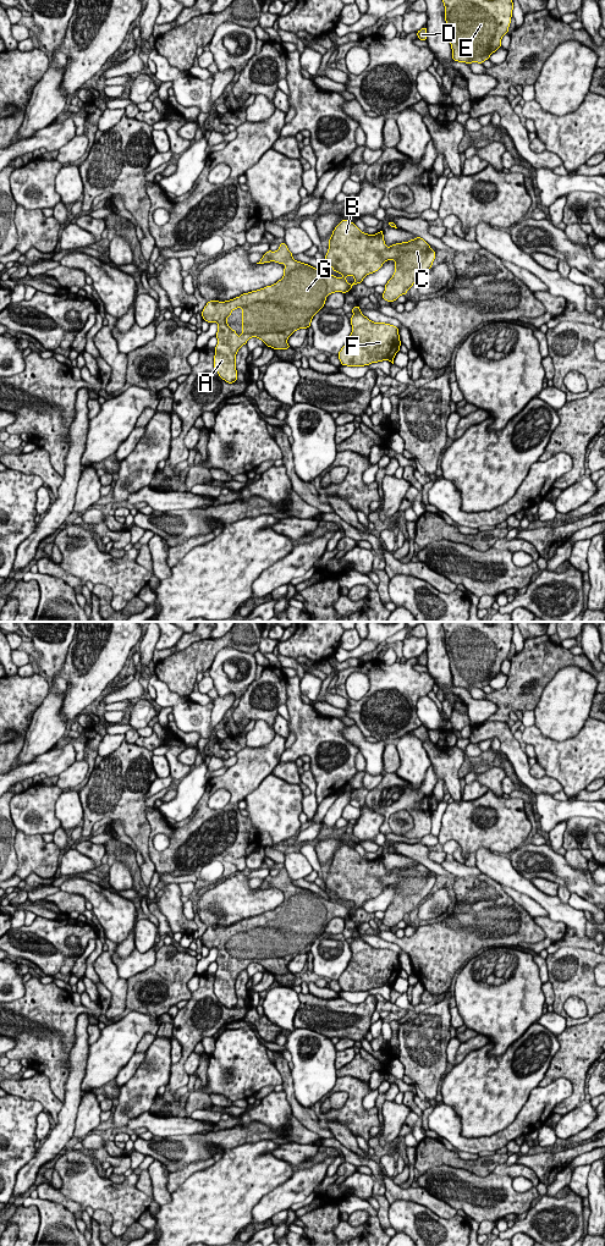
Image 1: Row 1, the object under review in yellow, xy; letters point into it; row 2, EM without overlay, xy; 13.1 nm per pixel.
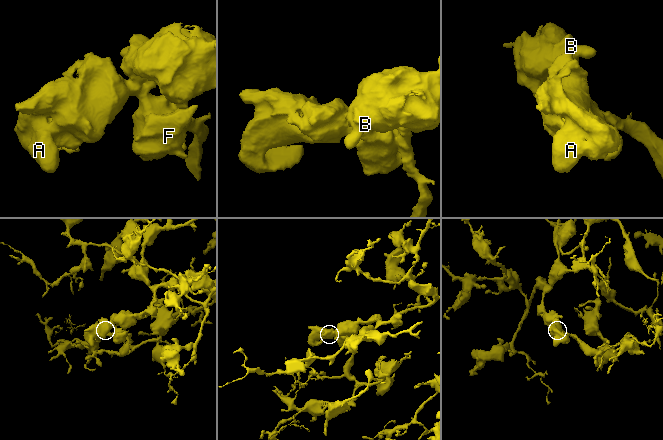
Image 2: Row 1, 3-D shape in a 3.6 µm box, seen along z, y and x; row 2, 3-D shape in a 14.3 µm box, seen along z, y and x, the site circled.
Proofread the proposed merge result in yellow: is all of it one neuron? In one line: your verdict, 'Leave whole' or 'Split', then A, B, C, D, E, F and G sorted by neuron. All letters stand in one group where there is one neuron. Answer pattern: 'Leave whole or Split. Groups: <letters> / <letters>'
Leave whole. Groups: A B C D E F G

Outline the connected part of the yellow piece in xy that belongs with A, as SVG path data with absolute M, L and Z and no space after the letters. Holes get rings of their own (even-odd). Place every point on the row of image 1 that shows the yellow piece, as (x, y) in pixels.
M348 220L335 227L325 259L342 277L324 275L319 269L295 260L282 242L277 250L268 250L257 263L284 264L281 280L230 301L208 302L202 316L209 324L218 324L214 368L219 376L229 384L237 380L236 354L251 337L260 338L274 349L291 348L287 338L298 329L310 326L329 294L346 294L386 260L395 261L395 272L381 297L394 302L406 294L431 268L436 253L420 237L387 247L383 233L383 230L375 235L364 233ZM238 307L242 308L241 336L227 325L227 318Z

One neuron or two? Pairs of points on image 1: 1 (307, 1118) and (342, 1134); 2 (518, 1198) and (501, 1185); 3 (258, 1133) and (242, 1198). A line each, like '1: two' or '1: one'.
1: two
2: one
3: two

